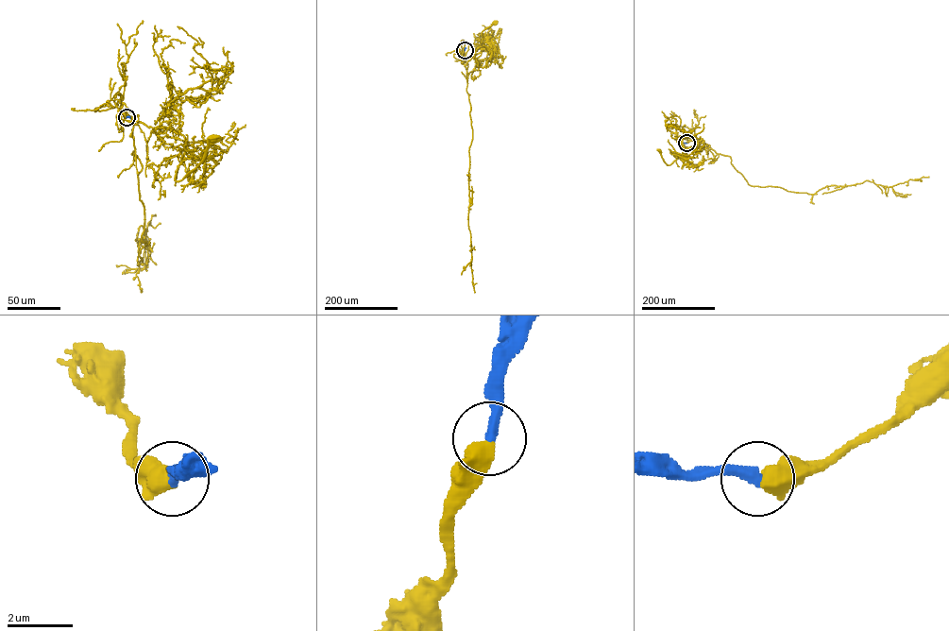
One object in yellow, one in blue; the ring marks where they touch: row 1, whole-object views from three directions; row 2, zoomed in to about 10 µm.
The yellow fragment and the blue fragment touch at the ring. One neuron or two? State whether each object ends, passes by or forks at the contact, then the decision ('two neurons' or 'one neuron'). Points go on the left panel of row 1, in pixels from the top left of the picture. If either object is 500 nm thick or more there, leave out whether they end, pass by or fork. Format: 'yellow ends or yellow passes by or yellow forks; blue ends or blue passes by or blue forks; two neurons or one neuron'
one neuron

